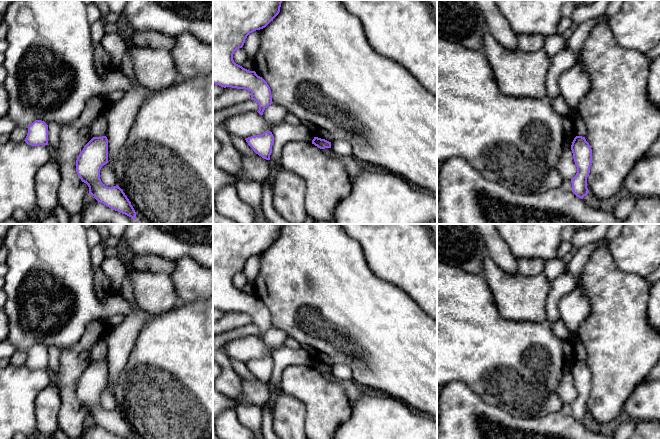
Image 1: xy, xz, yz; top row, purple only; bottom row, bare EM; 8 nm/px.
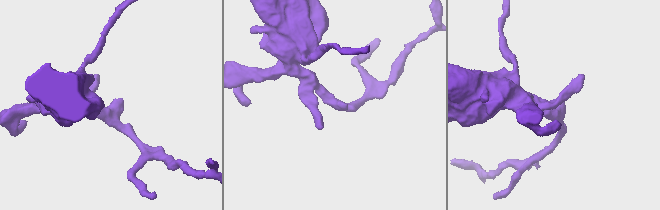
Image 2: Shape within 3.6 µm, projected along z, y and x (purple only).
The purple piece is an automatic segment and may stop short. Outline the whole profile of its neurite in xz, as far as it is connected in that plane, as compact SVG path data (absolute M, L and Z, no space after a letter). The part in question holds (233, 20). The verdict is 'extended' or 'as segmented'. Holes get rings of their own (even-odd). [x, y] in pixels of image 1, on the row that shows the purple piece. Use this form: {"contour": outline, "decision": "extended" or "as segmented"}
{"contour": "M213 0L213 84L221 87L232 87L245 89L251 92L251 100L259 104L260 115L271 105L271 90L267 82L256 74L255 71L249 71L236 64L233 60L234 52L242 48L247 36L256 31L265 28L279 14L283 0Z", "decision": "as segmented"}

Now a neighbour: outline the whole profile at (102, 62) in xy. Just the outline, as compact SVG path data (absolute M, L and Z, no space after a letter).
M96 43L93 45L94 49L94 64L96 71L99 75L106 75L114 69L110 66L111 61L108 53L104 50L101 43Z

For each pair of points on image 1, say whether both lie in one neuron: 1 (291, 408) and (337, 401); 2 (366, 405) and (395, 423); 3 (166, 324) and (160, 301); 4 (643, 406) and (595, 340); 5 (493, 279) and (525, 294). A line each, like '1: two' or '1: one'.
1: two
2: one
3: two
4: two
5: one

